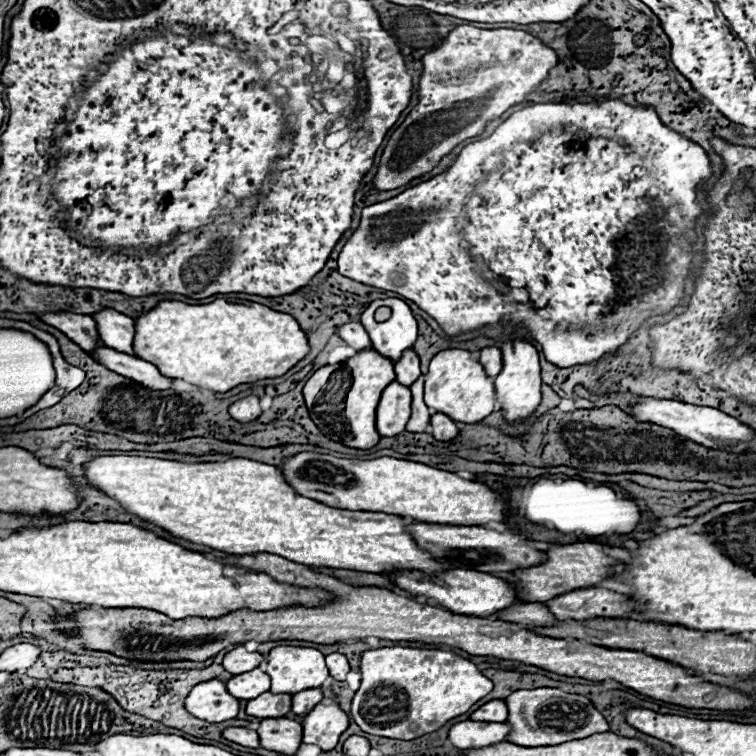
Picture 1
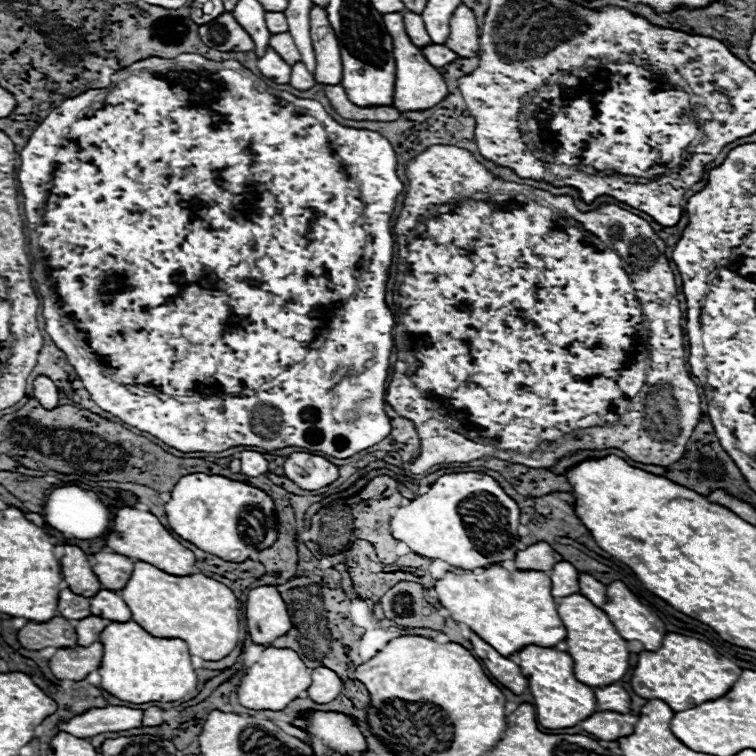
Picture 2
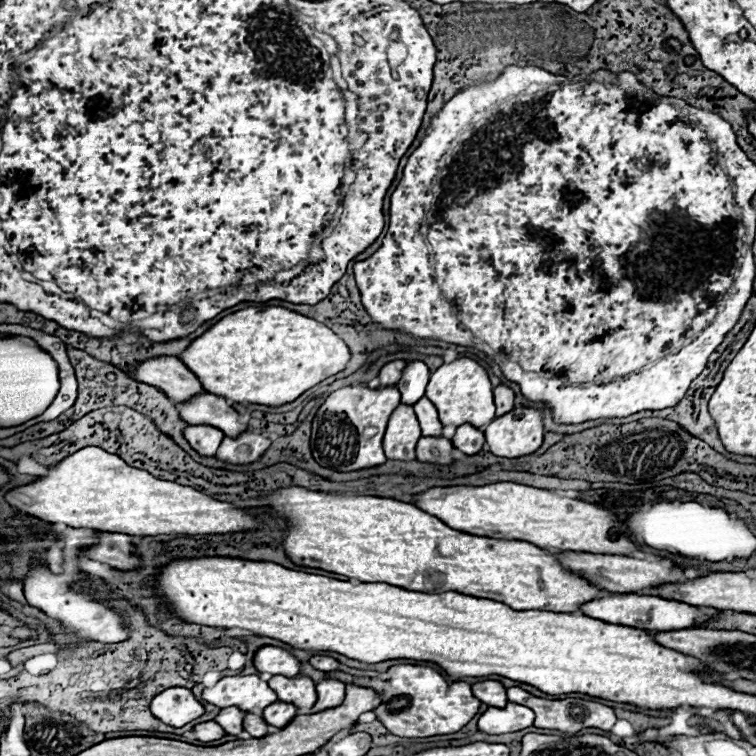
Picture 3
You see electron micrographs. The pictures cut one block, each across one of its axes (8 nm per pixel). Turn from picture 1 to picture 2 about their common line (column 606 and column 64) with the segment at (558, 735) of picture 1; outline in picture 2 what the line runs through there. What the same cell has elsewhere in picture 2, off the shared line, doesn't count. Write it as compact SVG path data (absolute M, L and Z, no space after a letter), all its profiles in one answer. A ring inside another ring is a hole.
M108 706L88 710L70 722L62 722L60 730L72 732L72 736L96 736L102 732L118 732L128 728L138 728L142 724L142 710L132 710L126 706Z

